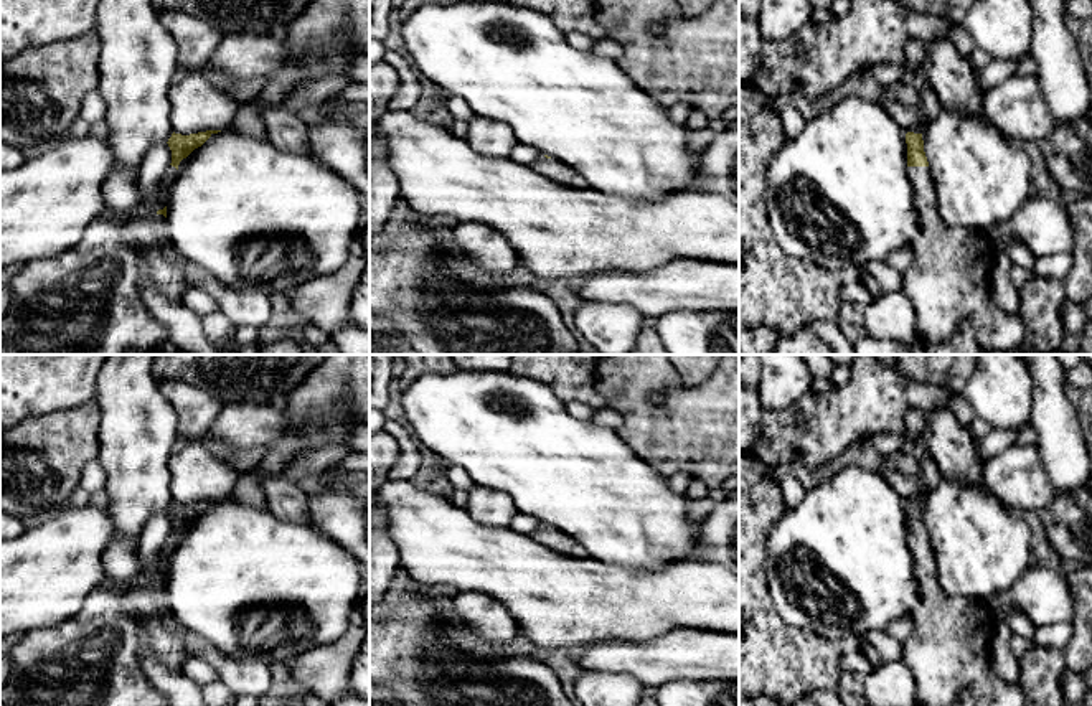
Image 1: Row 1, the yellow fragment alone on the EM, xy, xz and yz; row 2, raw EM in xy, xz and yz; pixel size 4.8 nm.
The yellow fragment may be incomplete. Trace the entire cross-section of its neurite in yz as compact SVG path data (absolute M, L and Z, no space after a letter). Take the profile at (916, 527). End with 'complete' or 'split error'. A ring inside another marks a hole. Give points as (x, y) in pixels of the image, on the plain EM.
M907 501L906 513L920 604L911 617L902 660L917 685L915 704L952 706L968 690L975 706L1024 706L1021 686L1006 683L991 666L998 624L991 607L940 589L922 503Z | split error

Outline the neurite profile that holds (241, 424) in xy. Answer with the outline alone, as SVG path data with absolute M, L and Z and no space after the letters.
M229 402L224 404L208 434L233 449L252 449L271 447L284 431L284 409L277 409L272 402Z

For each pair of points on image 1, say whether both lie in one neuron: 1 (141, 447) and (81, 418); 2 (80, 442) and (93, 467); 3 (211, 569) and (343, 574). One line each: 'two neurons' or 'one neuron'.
1: two neurons
2: two neurons
3: one neuron

